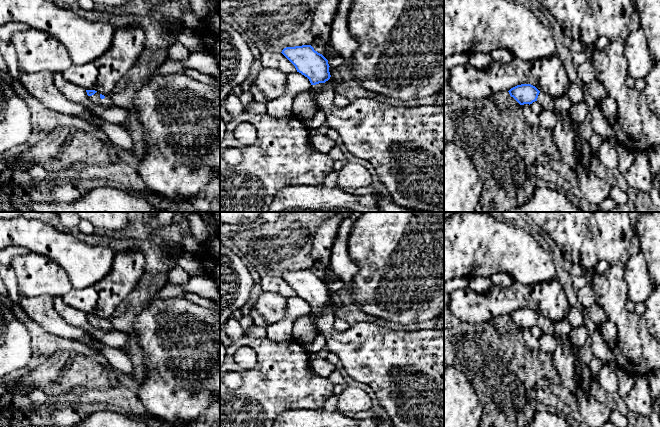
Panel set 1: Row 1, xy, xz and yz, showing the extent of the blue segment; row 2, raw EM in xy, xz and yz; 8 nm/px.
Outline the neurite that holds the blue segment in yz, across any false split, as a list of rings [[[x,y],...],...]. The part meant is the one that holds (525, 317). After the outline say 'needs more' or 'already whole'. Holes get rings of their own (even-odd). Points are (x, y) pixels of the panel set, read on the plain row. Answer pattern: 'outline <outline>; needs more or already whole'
outline [[[521,308],[511,312],[509,315],[520,329],[532,328],[537,325],[541,328],[543,333],[555,336],[555,324],[548,318],[540,316],[535,310],[531,308]]]; needs more

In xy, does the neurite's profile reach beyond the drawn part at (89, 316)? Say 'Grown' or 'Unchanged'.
Grown

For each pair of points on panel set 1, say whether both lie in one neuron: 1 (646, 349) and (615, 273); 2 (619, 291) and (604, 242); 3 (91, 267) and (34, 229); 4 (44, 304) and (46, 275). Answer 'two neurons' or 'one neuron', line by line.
1: one neuron
2: two neurons
3: one neuron
4: two neurons

